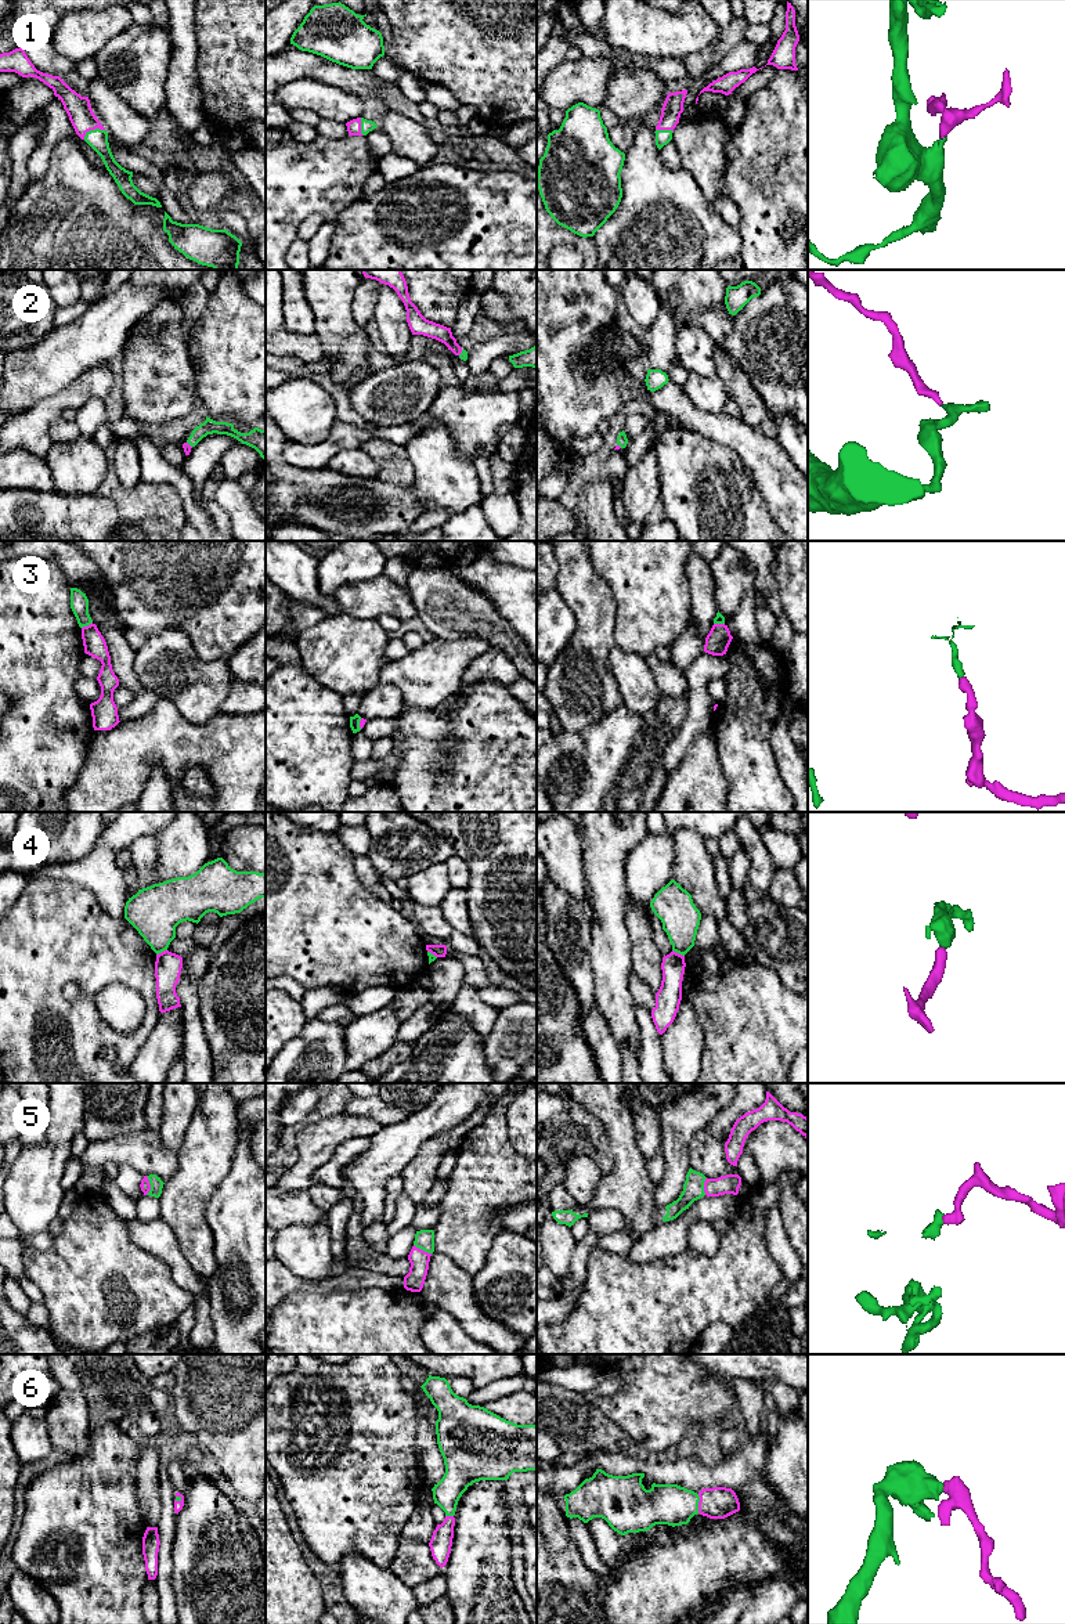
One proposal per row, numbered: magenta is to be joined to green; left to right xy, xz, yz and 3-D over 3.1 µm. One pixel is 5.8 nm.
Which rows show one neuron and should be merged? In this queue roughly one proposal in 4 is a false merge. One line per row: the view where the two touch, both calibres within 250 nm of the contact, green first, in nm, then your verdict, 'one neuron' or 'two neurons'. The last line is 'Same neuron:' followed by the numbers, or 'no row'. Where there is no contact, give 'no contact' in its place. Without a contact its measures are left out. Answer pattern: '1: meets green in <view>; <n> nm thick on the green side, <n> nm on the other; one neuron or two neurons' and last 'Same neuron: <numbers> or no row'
1: meets green in xy; 120 nm thick on the green side, 140 nm on the other; one neuron
2: meets green in xy; 90 nm thick on the green side, 50 nm on the other; one neuron
3: meets green in xy; 110 nm thick on the green side, 130 nm on the other; one neuron
4: meets green in yz; 220 nm thick on the green side, 140 nm on the other; two neurons
5: meets green in xy; 80 nm thick on the green side, 60 nm on the other; one neuron
6: meets green in yz; 240 nm thick on the green side, 190 nm on the other; one neuron
Same neuron: 1, 2, 3, 5, 6

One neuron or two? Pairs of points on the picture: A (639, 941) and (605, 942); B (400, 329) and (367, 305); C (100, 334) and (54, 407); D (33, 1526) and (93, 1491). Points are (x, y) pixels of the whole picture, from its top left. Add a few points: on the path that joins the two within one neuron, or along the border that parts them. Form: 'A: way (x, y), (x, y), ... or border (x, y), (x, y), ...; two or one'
A: border (625, 909), (632, 971); two
B: border (381, 284), (376, 292), (376, 306), (372, 318); two
C: border (93, 367), (58, 392), (38, 401); two
D: way (49, 1526), (78, 1498); one

